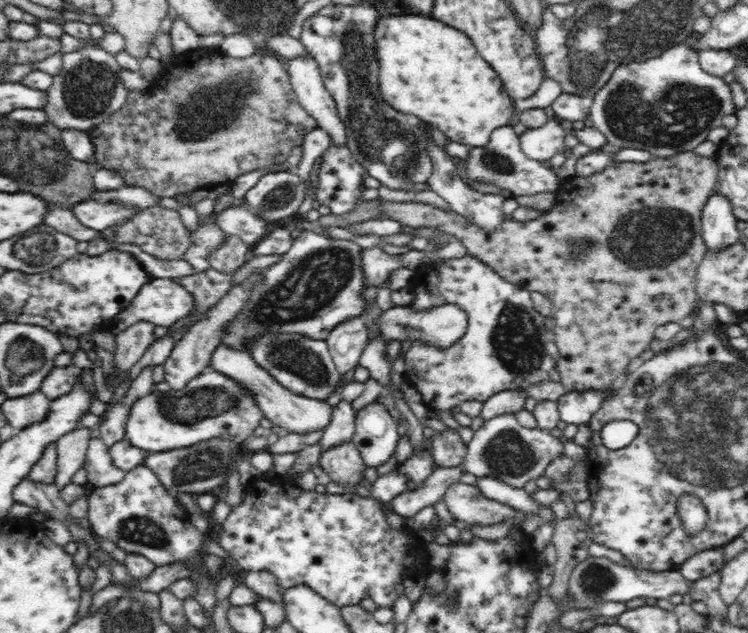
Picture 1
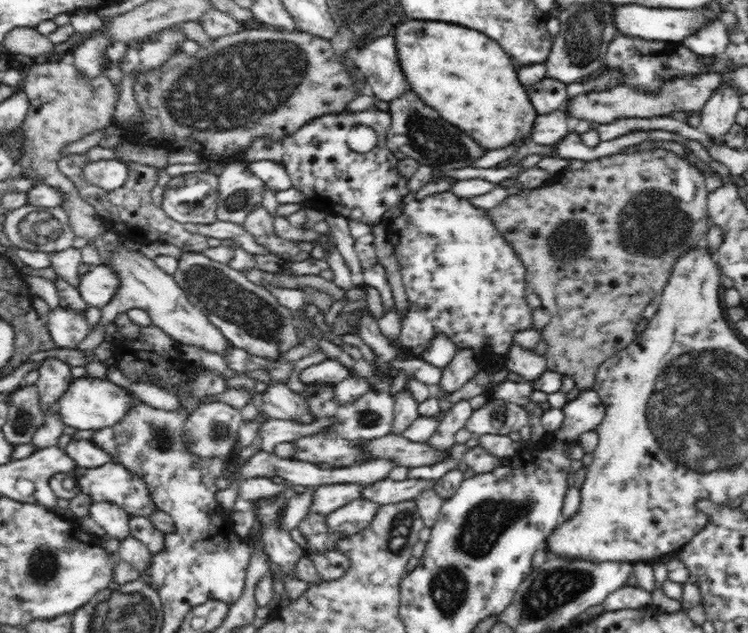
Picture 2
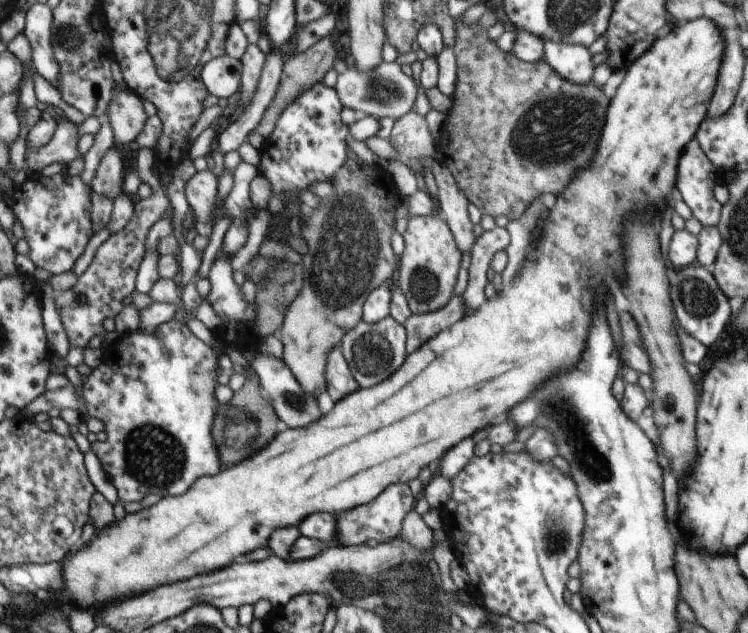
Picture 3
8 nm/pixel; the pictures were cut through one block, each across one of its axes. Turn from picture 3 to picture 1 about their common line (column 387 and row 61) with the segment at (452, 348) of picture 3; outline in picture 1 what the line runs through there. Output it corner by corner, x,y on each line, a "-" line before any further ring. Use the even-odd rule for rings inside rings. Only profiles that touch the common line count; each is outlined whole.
392,16
392,18
382,18
378,20
378,26
376,26
376,56
378,56
378,62
380,62
380,90
382,90
382,98
396,110
402,110
404,114
414,114
418,116
420,120
424,122
430,122
432,128
436,130
442,130
448,138
452,140
458,140
458,143
461,143
466,146
471,146
474,148
480,148
480,146
486,146
490,140
490,134
492,130
496,130
498,126
510,125
513,115
515,114
514,102
504,86
502,86
502,80
498,78
498,74
494,74
494,68
476,52
472,40
466,36
466,33
461,30
456,30
452,26
446,26
442,24
439,20
432,20
432,16

